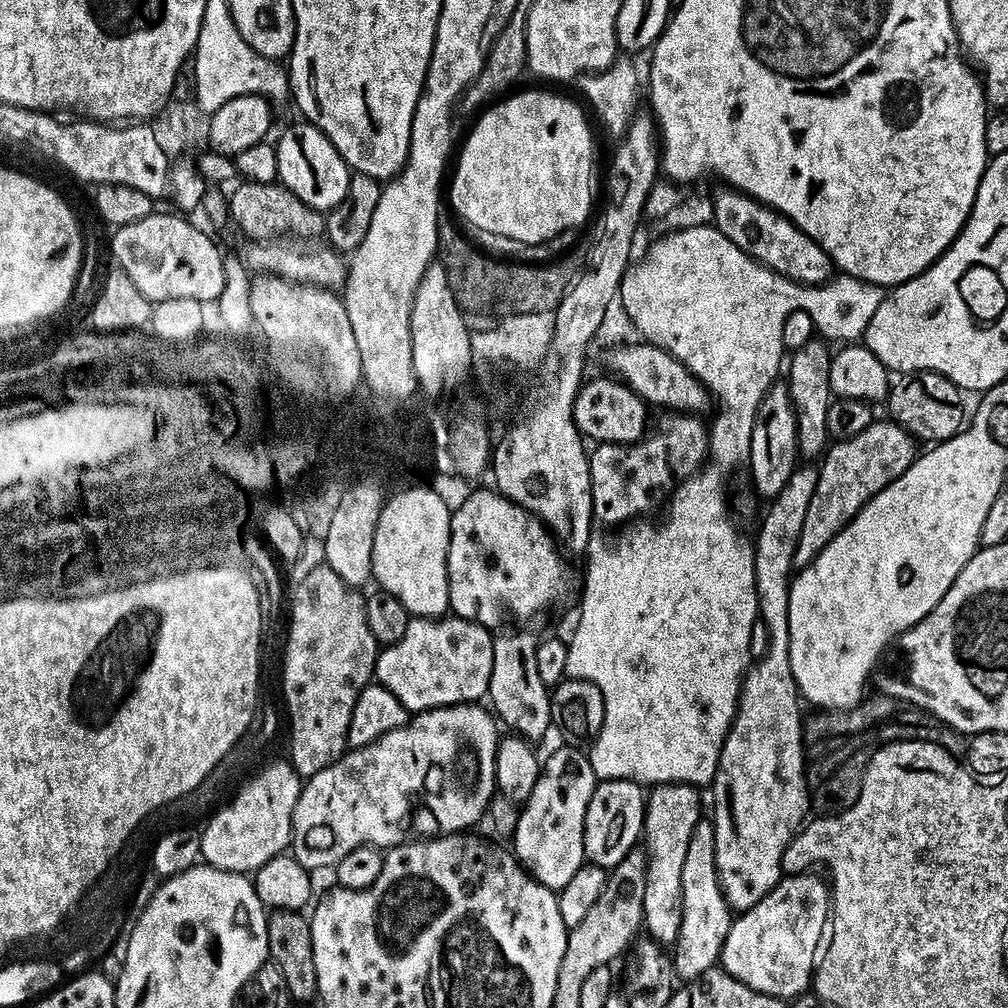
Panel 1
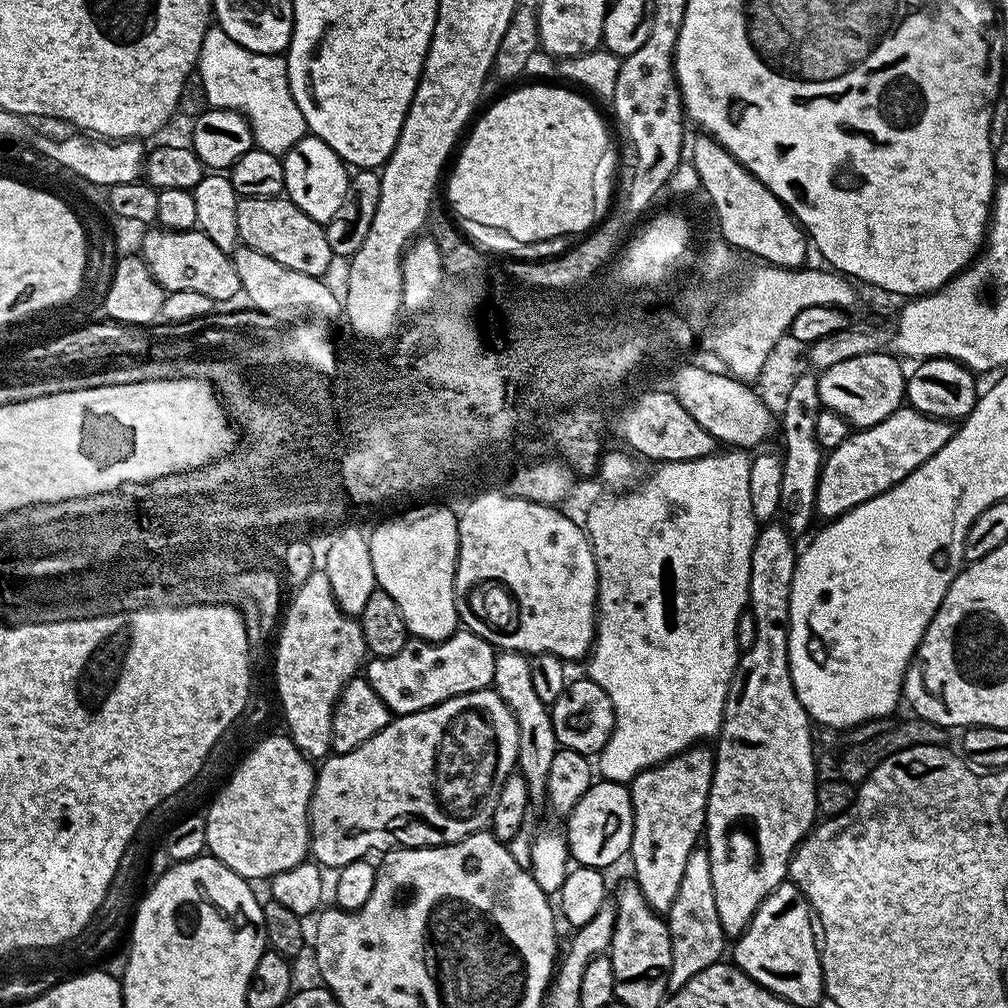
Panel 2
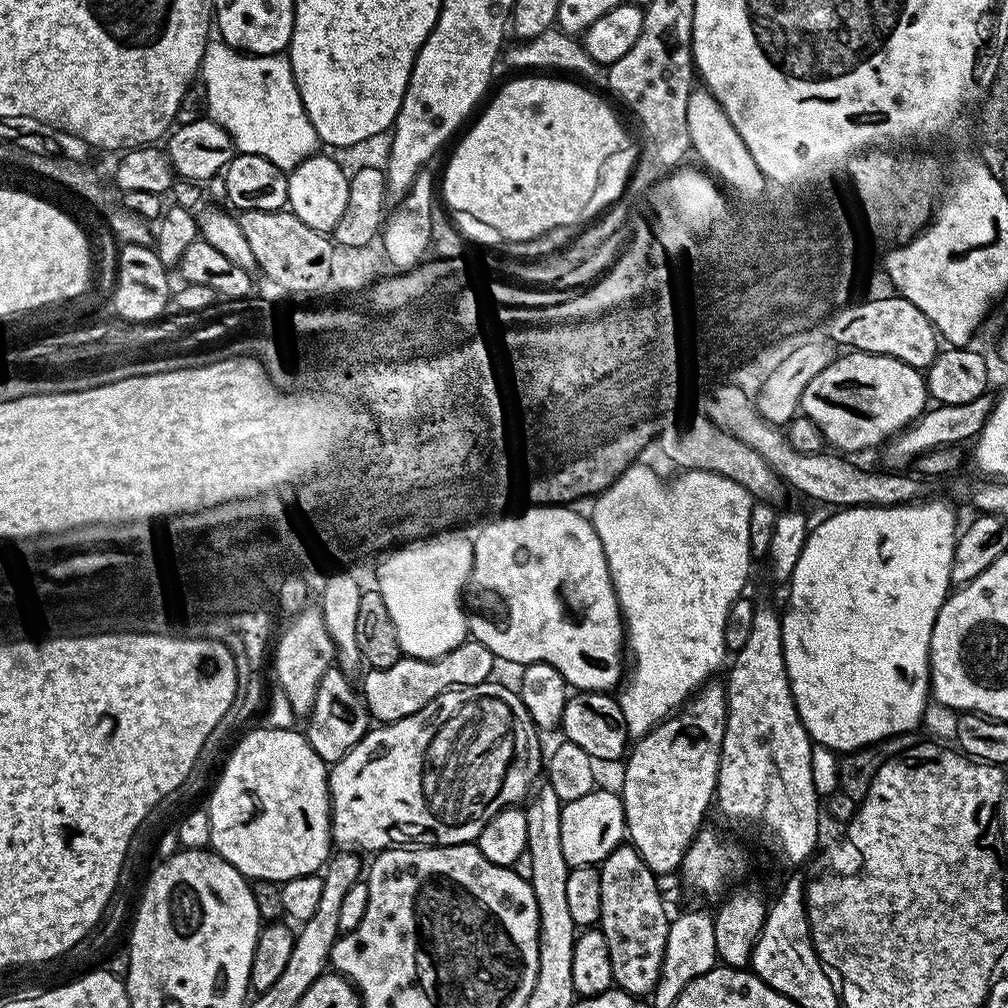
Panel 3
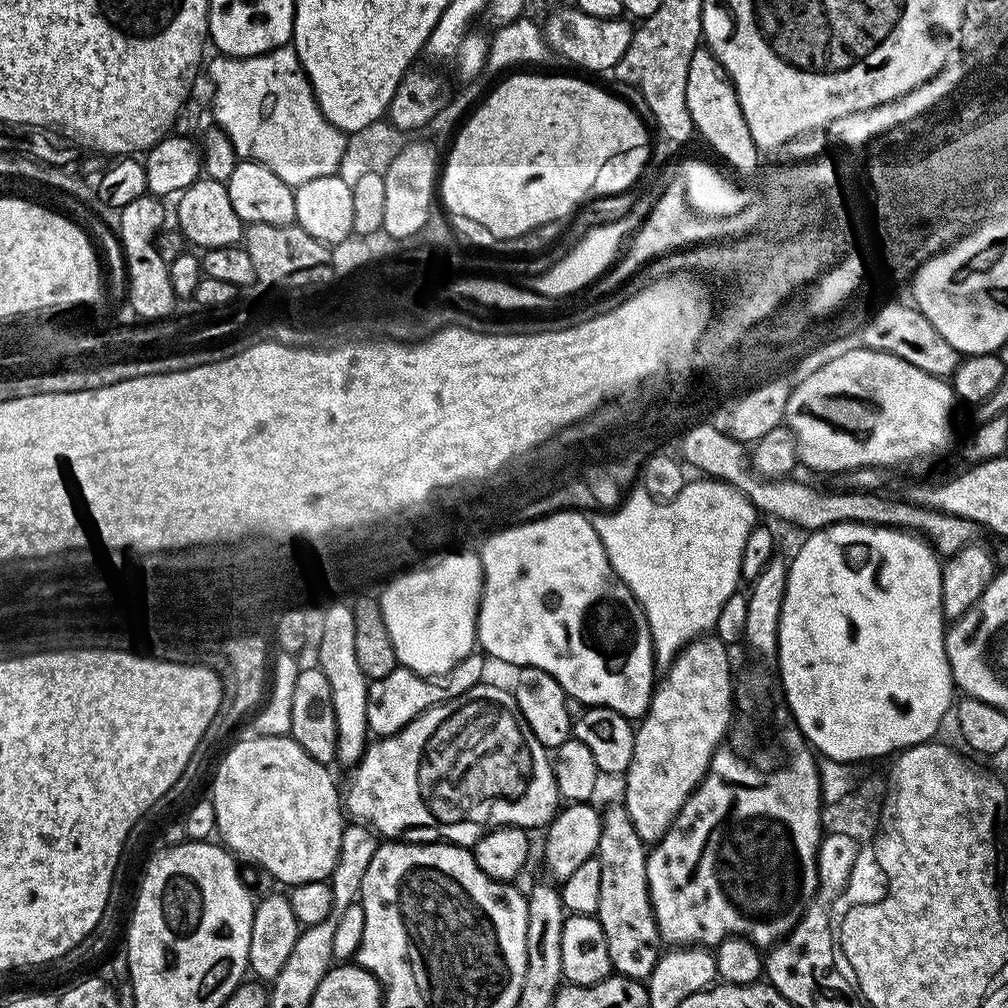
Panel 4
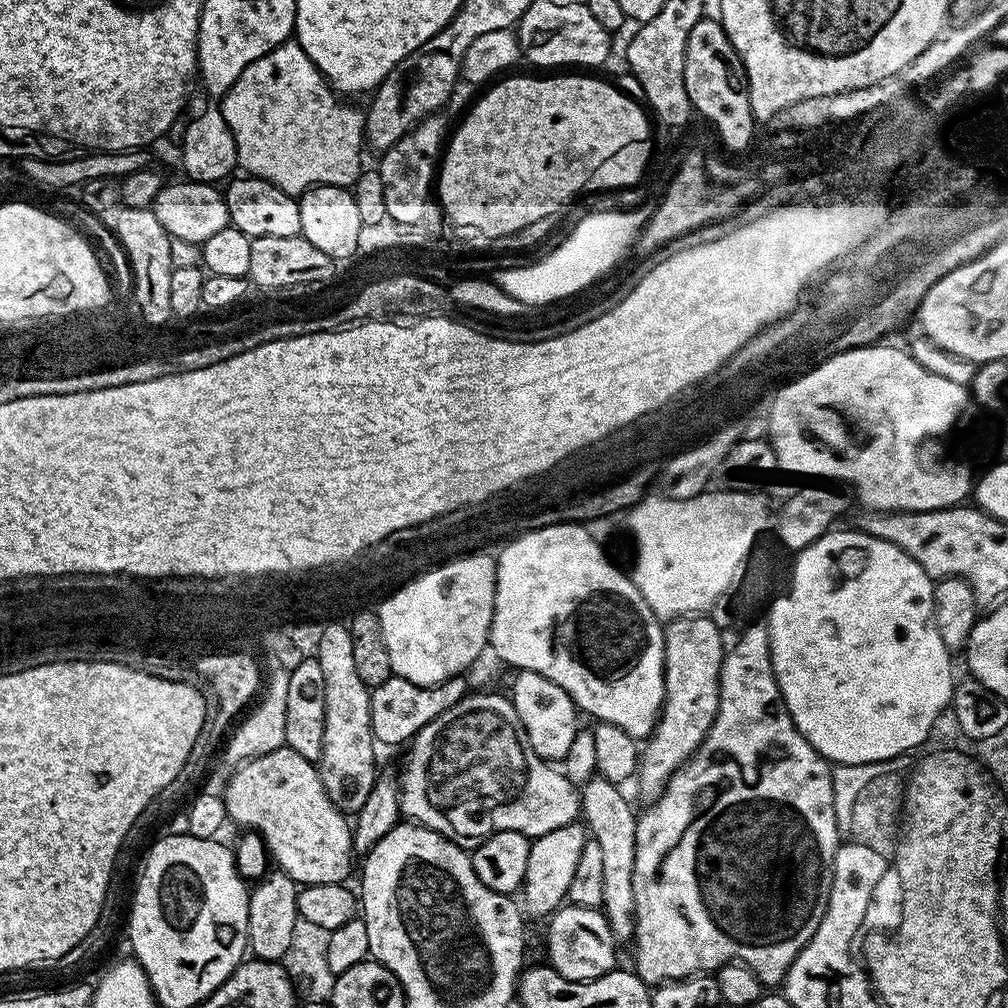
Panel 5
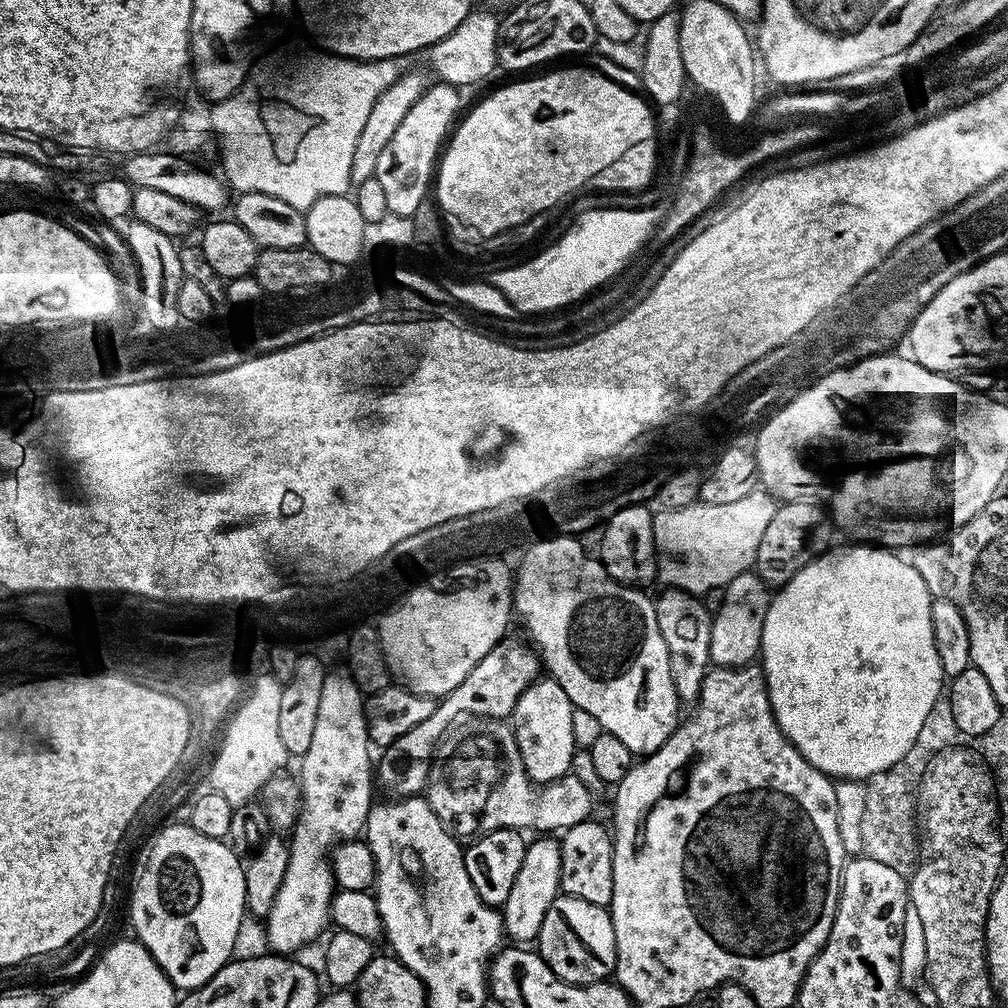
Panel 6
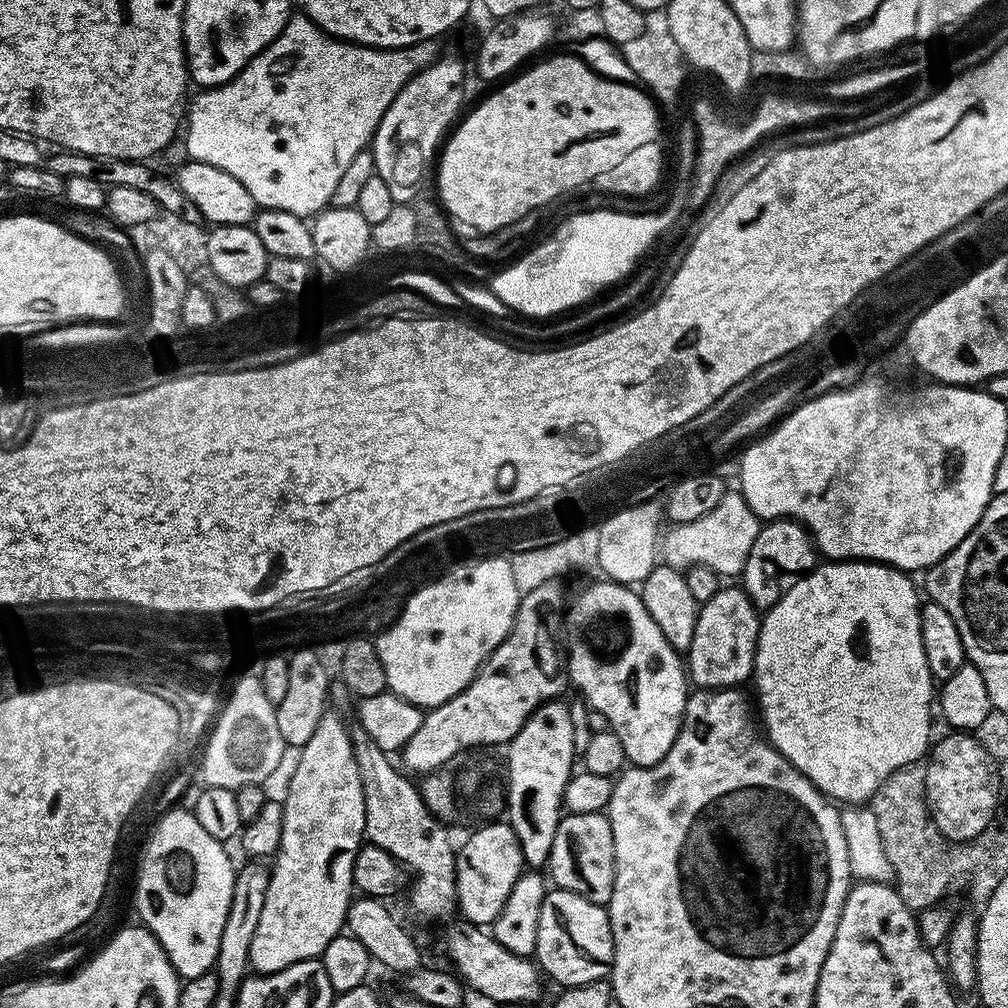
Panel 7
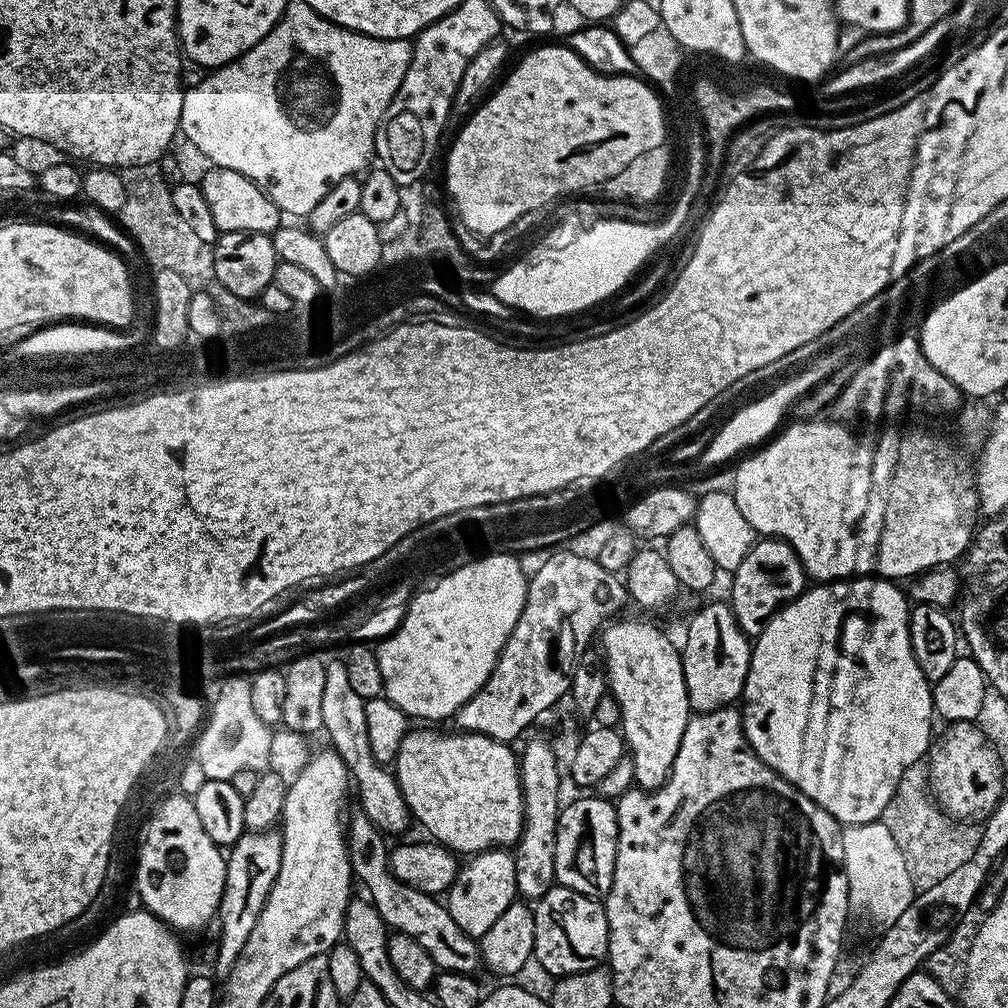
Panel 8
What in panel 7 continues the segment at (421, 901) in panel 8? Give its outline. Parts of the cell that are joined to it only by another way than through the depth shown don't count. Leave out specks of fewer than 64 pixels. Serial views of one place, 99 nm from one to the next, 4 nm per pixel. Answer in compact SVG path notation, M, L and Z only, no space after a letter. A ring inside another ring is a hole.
M467 922L459 923L447 925L449 928L444 936L444 948L452 959L451 967L455 975L471 991L473 988L478 995L496 1004L528 1004L539 998L542 973L529 957L510 954L510 950L506 950L506 946L499 944L492 937L491 931L483 927Z

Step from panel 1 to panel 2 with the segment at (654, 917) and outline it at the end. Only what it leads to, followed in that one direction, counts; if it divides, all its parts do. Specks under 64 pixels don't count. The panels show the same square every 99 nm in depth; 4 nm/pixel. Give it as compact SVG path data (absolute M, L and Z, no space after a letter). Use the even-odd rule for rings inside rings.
M693 746L671 756L663 764L639 772L630 782L634 810L631 875L649 906L661 914L670 910L680 889L682 874L686 874L686 862L701 839L713 767L713 749Z

